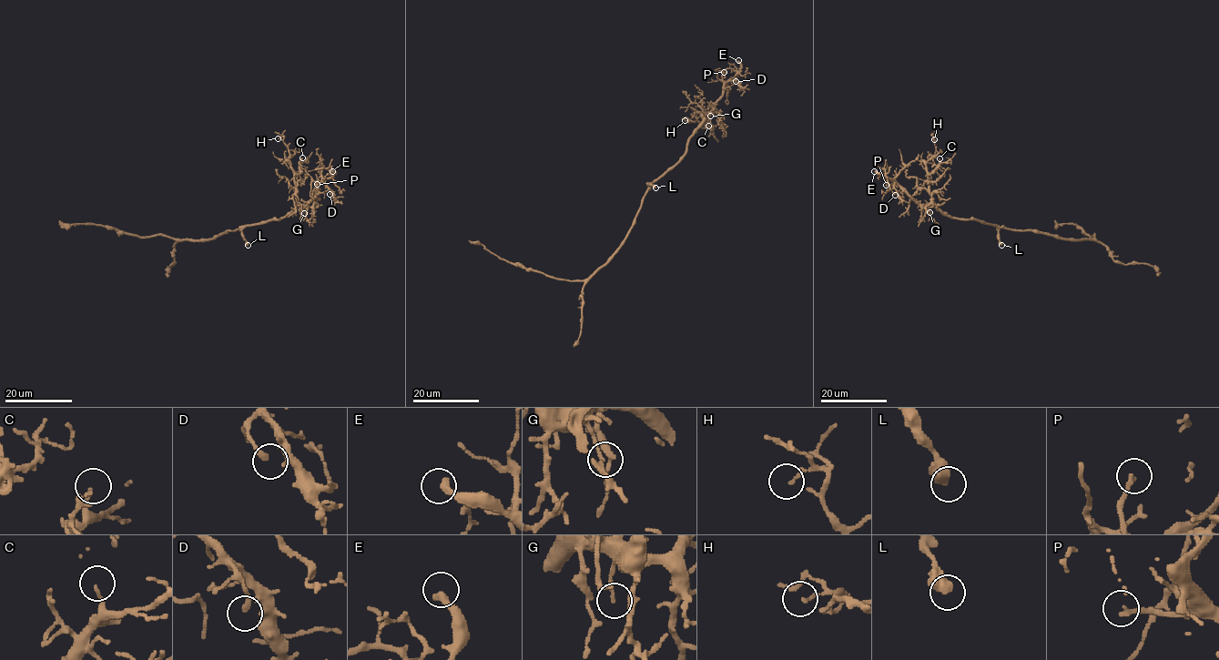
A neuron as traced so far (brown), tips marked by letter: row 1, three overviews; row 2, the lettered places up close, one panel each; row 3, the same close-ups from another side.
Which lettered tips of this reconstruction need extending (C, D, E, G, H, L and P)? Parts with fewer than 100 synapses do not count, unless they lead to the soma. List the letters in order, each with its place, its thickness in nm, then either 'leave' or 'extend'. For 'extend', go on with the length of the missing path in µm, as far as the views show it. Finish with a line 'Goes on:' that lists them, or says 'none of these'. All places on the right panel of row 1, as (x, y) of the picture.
C: at (939, 158); 140 nm thick; leave
D: at (895, 195); 240 nm thick; leave
E: at (874, 171); 320 nm thick; extend; about 50 µm are missing
G: at (929, 212); 140 nm thick; leave
H: at (934, 139); 130 nm thick; leave
L: at (1001, 245); 550 nm thick; leave
P: at (886, 185); 200 nm thick; leave
Goes on: E

